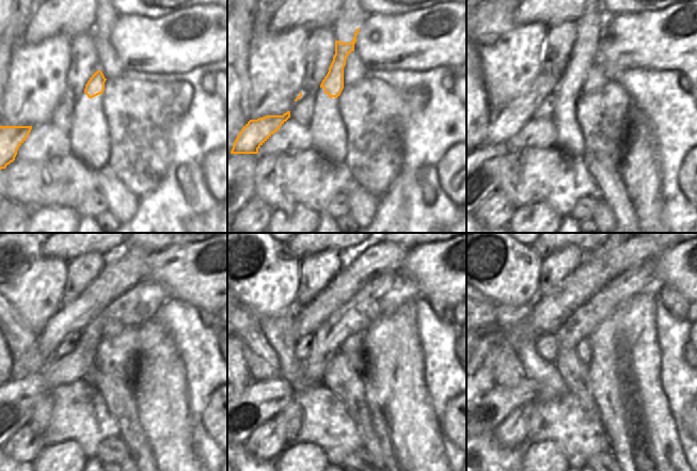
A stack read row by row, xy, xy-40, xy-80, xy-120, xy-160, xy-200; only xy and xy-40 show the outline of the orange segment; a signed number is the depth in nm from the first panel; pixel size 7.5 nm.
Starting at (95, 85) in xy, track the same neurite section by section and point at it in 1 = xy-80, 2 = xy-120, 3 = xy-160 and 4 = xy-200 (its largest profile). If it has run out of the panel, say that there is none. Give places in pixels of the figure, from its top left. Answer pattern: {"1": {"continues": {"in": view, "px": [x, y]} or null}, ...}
{"1": {"continues": {"in": "xy-80", "px": [505, 124]}}, "2": {"continues": {"in": "xy-120", "px": [122, 272]}}, "3": {"continues": {"in": "xy-160", "px": [383, 256]}}, "4": {"continues": {"in": "xy-200", "px": [631, 254]}}}

